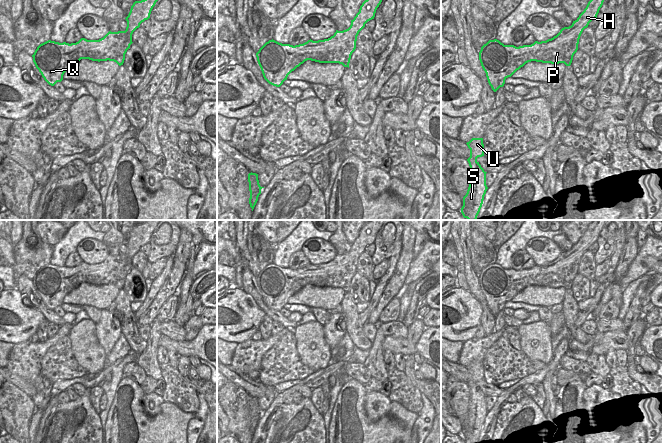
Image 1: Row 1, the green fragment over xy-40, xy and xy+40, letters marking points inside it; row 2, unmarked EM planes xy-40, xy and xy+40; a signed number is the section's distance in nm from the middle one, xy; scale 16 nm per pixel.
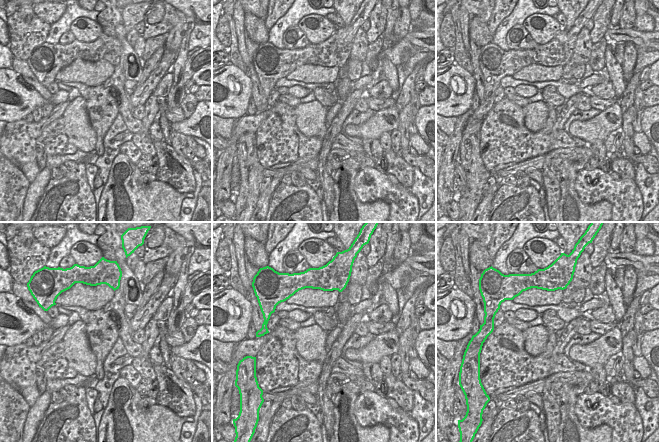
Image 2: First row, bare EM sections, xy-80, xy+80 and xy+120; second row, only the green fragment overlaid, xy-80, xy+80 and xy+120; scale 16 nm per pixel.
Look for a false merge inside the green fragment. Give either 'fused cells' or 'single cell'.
single cell

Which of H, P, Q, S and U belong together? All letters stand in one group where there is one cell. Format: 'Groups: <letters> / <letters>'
Groups: H P Q S U

